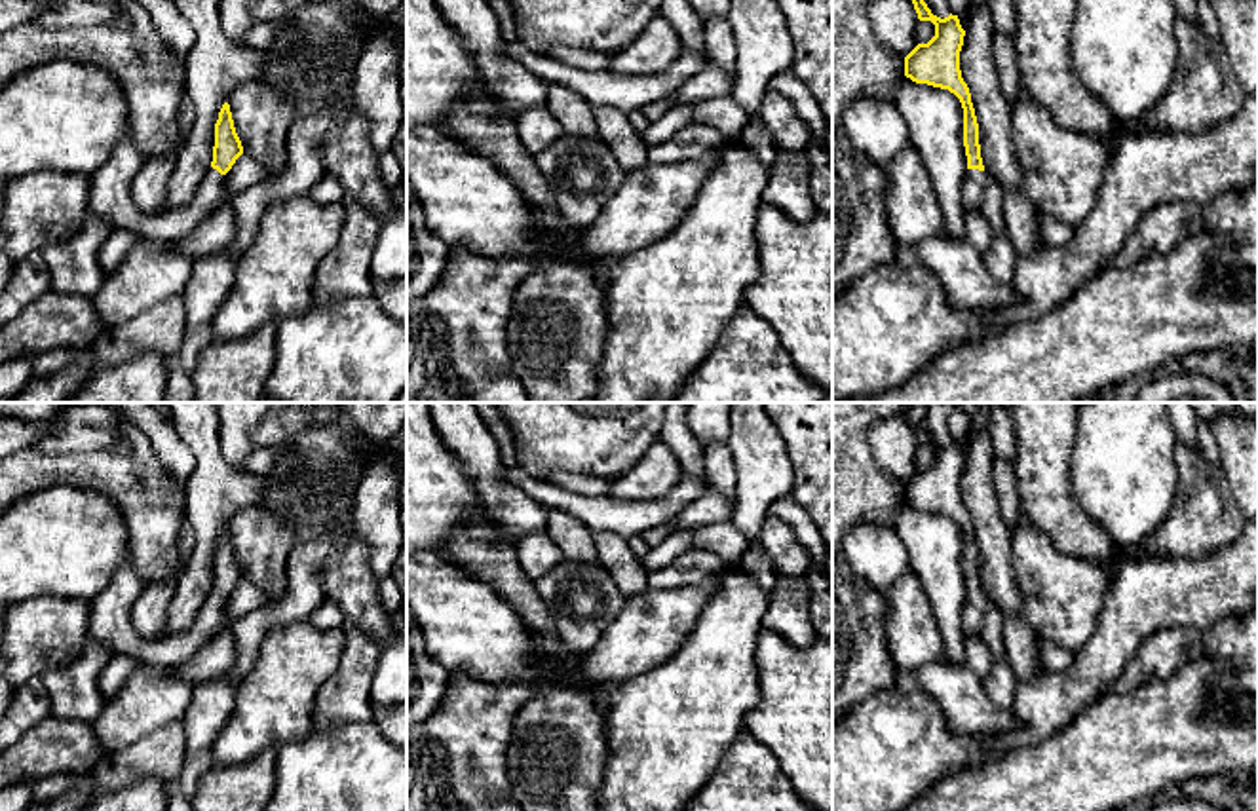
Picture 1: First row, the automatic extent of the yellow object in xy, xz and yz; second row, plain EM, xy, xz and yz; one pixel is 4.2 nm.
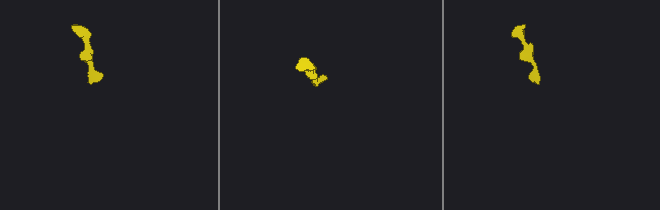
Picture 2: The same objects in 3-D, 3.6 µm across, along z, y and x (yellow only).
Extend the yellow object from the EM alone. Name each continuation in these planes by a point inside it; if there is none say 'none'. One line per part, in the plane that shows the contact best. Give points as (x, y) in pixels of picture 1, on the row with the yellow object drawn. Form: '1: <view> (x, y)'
1: yz (975, 181)

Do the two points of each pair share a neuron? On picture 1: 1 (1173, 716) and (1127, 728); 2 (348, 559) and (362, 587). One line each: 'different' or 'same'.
1: same
2: same

